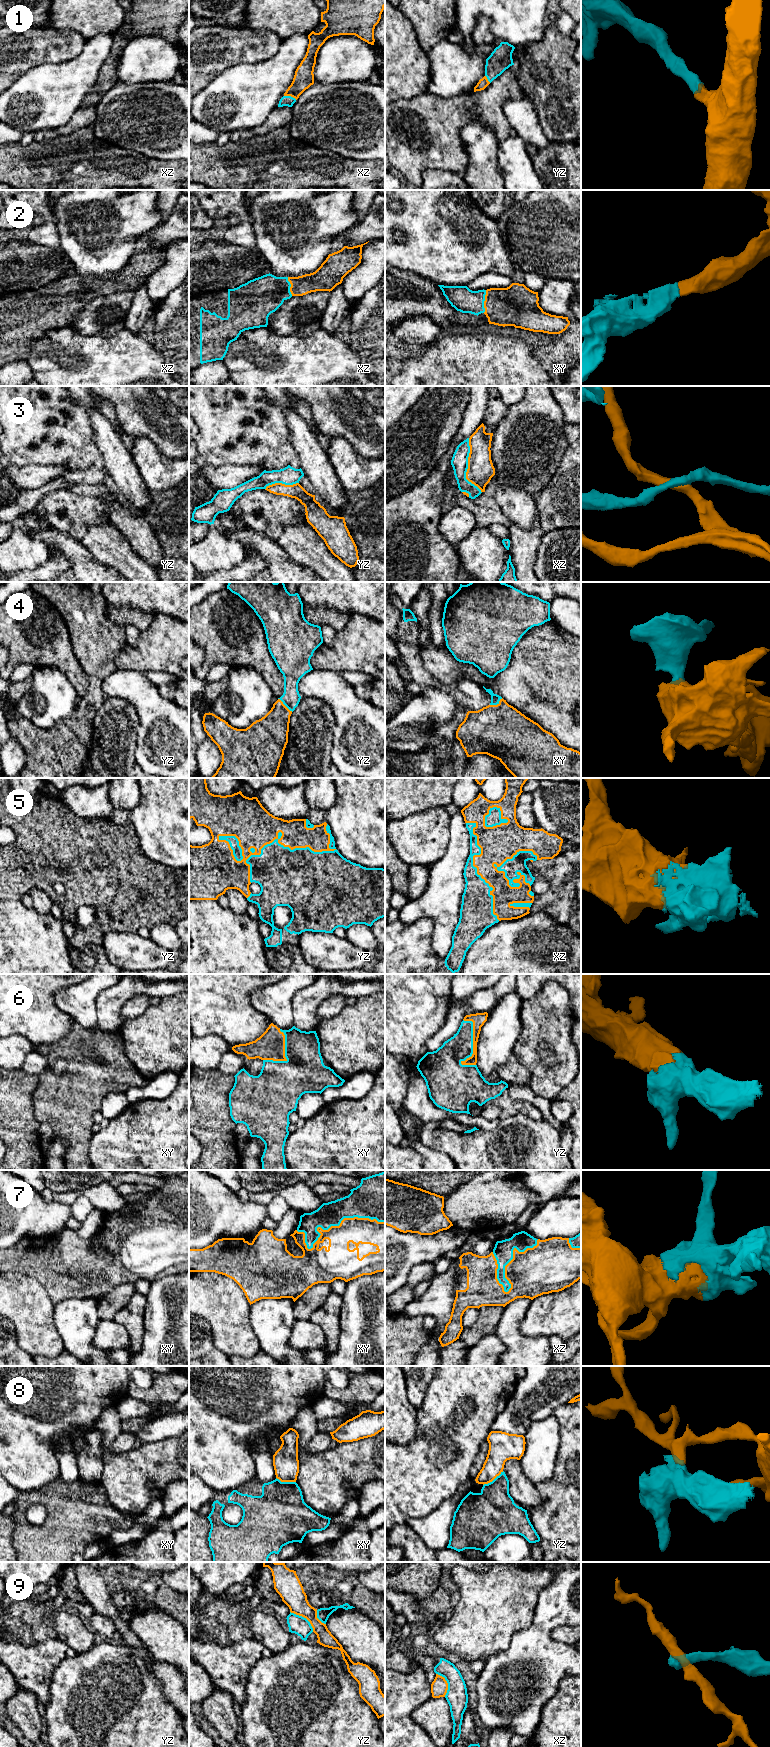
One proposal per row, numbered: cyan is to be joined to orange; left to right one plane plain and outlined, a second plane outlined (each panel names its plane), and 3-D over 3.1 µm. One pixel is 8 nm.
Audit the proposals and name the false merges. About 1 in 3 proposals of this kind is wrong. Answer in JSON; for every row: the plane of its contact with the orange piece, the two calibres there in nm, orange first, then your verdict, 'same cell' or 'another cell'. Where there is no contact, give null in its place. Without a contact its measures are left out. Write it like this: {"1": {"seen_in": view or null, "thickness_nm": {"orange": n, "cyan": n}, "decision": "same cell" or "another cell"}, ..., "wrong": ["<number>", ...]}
{"1": {"seen_in": "xz", "thickness_nm": {"orange": 160, "cyan": 80}, "decision": "same cell"}, "2": {"seen_in": "xy", "thickness_nm": {"orange": 320, "cyan": 200}, "decision": "same cell"}, "3": {"seen_in": "xz", "thickness_nm": {"orange": 220, "cyan": 140}, "decision": "another cell"}, "4": {"seen_in": "yz", "thickness_nm": {"orange": 280, "cyan": 140}, "decision": "same cell"}, "5": {"seen_in": "yz", "thickness_nm": {"orange": 260, "cyan": 460}, "decision": "same cell"}, "6": {"seen_in": "yz", "thickness_nm": {"orange": 110, "cyan": 240}, "decision": "same cell"}, "7": {"seen_in": "xy", "thickness_nm": {"orange": 220, "cyan": 190}, "decision": "same cell"}, "8": {"seen_in": "yz", "thickness_nm": {"orange": 200, "cyan": 360}, "decision": "another cell"}, "9": {"seen_in": "yz", "thickness_nm": {"orange": 200, "cyan": 150}, "decision": "another cell"}, "wrong": ["3", "8", "9"]}

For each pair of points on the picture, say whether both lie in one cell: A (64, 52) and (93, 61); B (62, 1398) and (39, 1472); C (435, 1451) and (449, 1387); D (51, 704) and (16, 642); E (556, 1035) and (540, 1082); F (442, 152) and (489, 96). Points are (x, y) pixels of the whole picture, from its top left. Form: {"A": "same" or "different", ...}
{"A": "different", "B": "same", "C": "same", "D": "different", "E": "same", "F": "same"}

